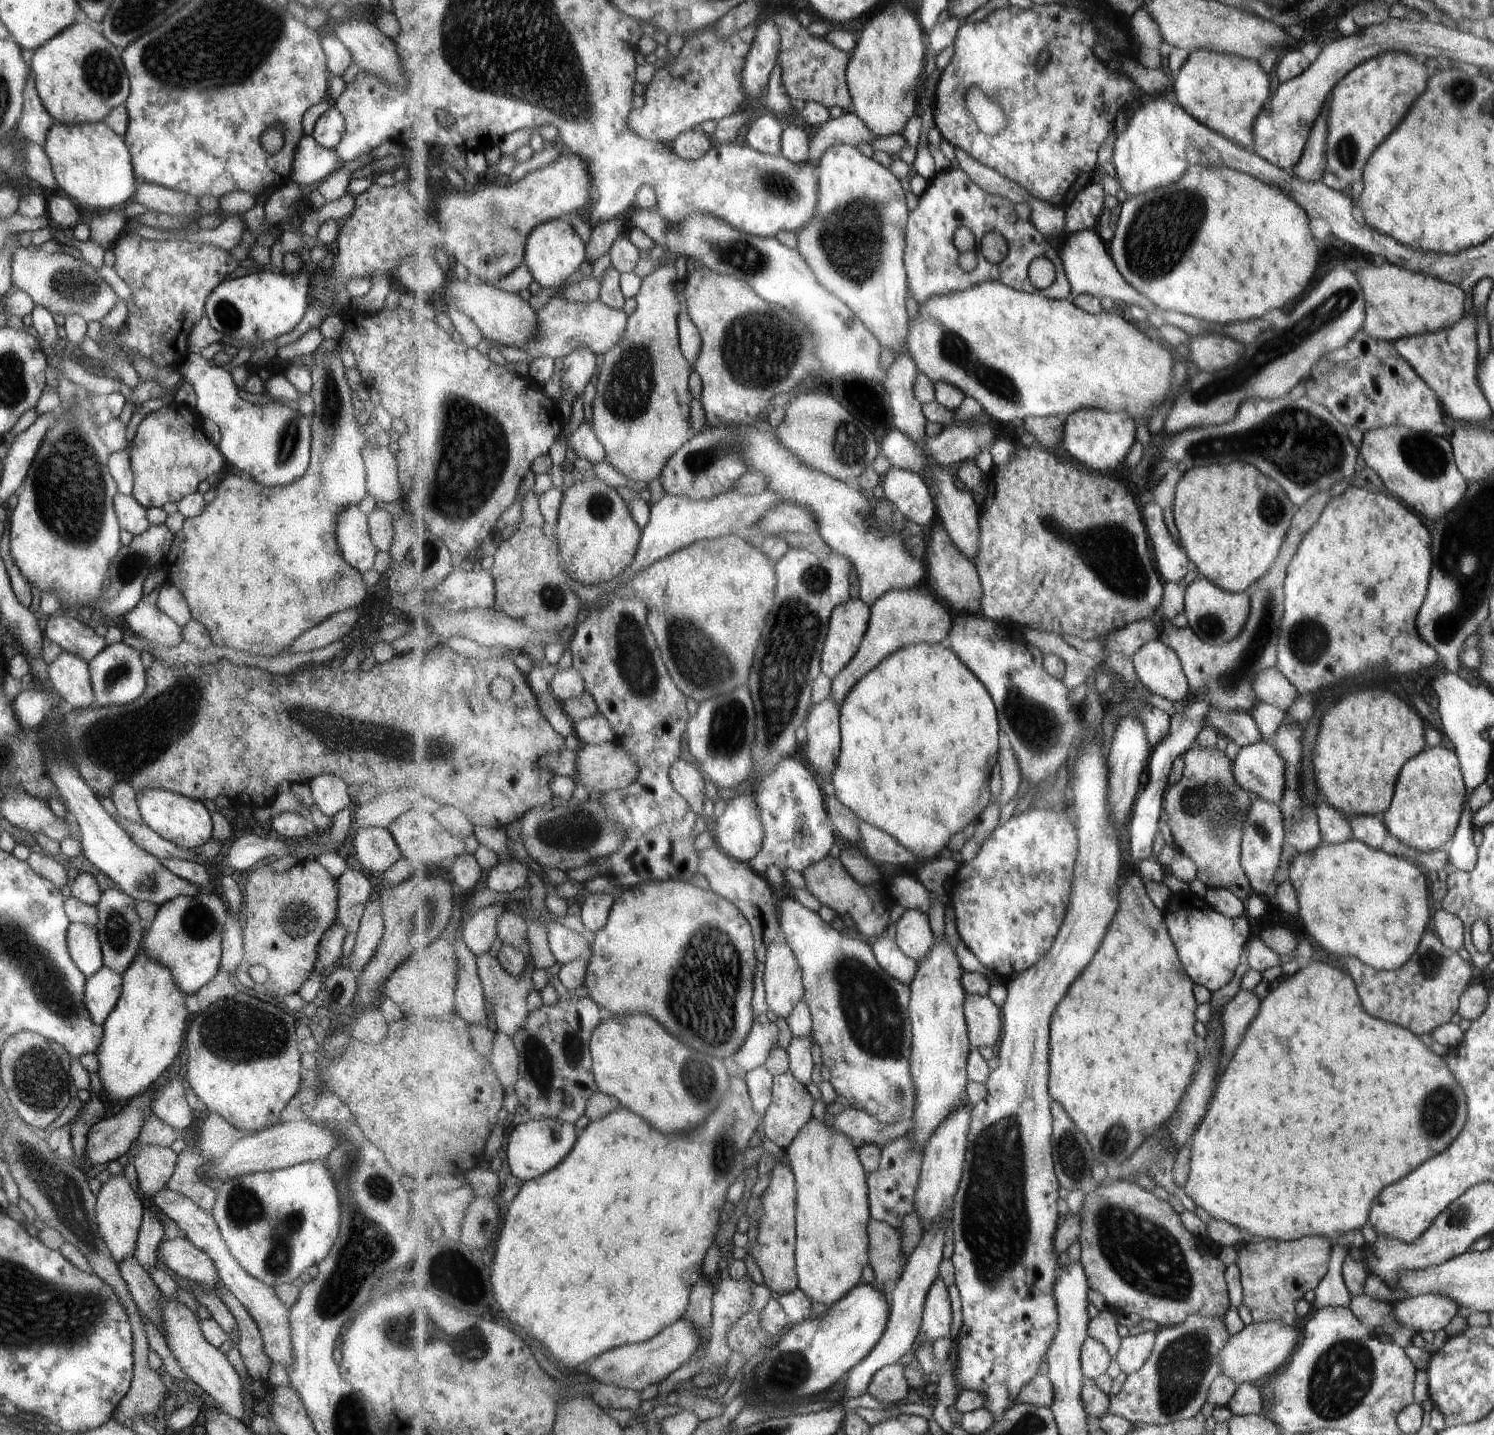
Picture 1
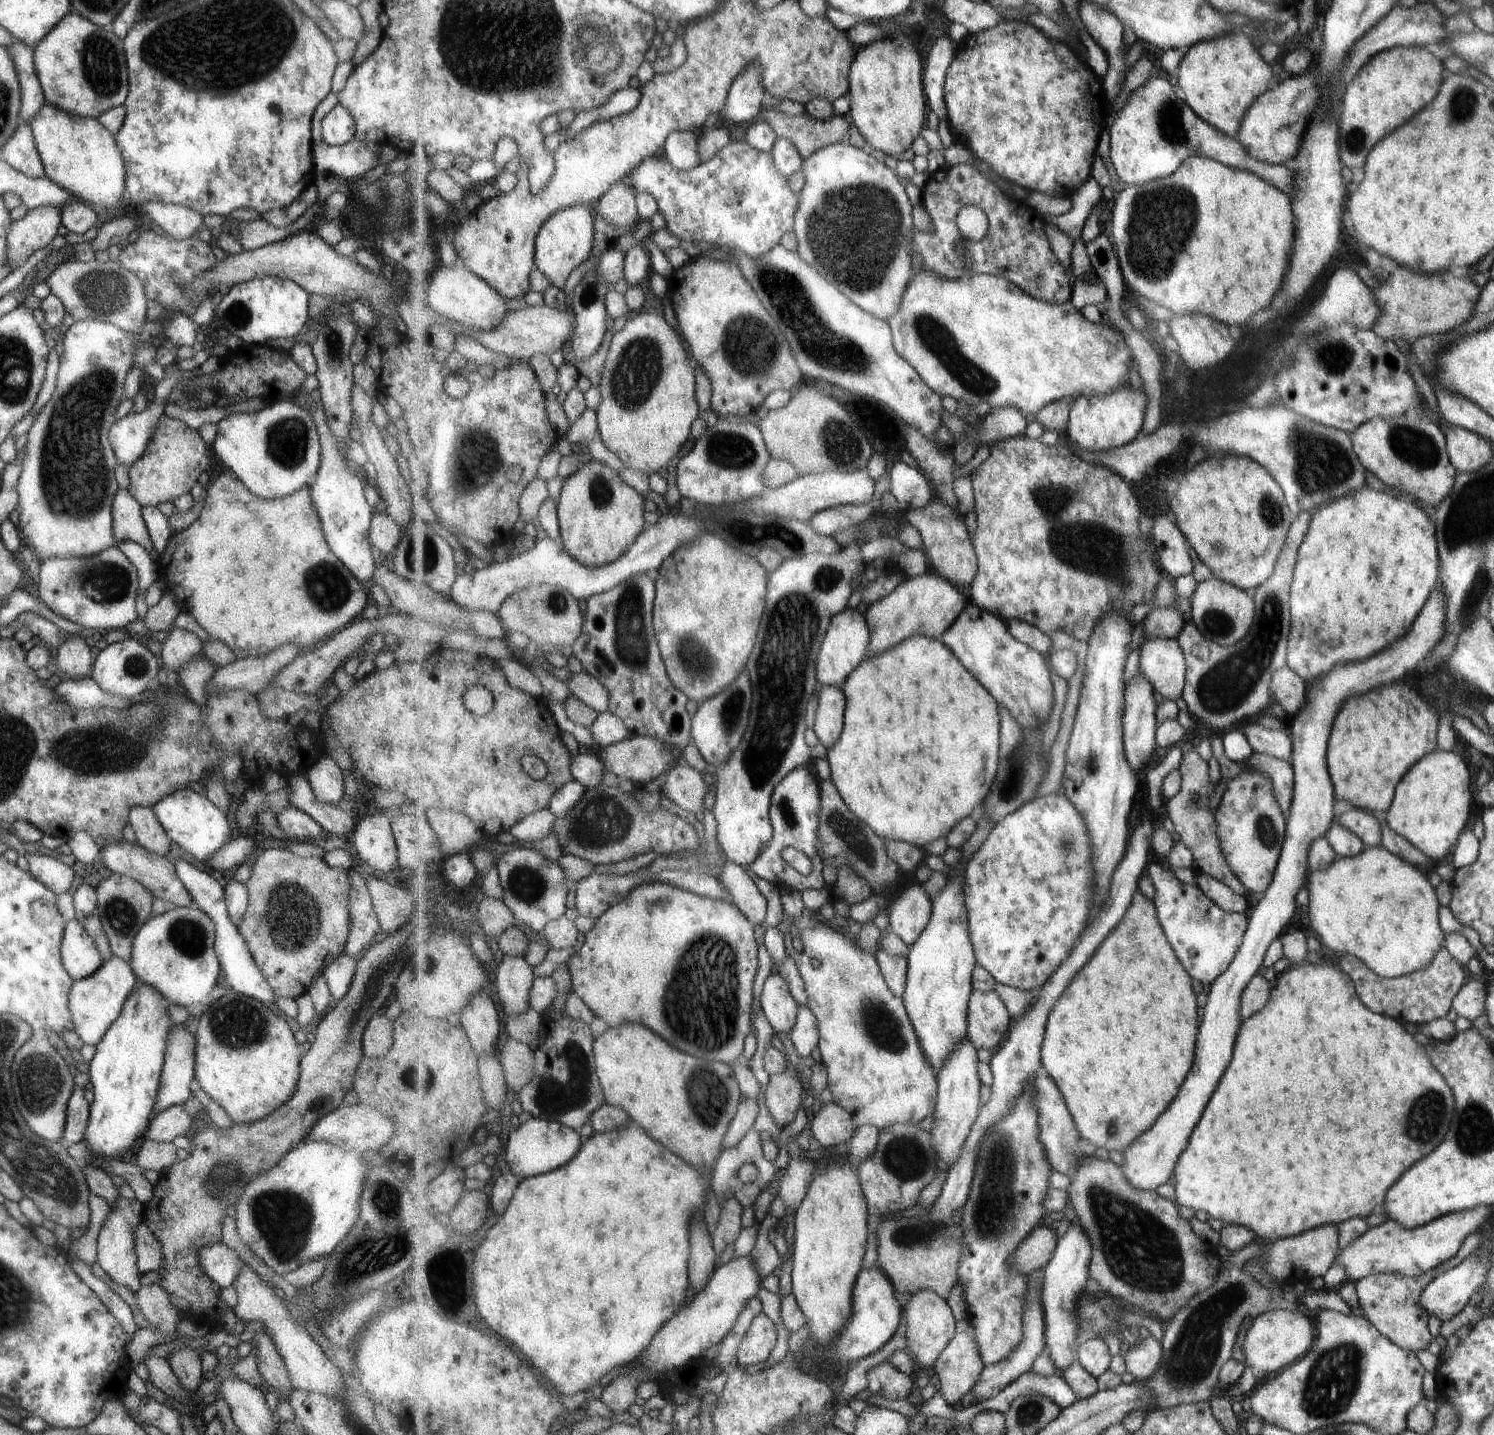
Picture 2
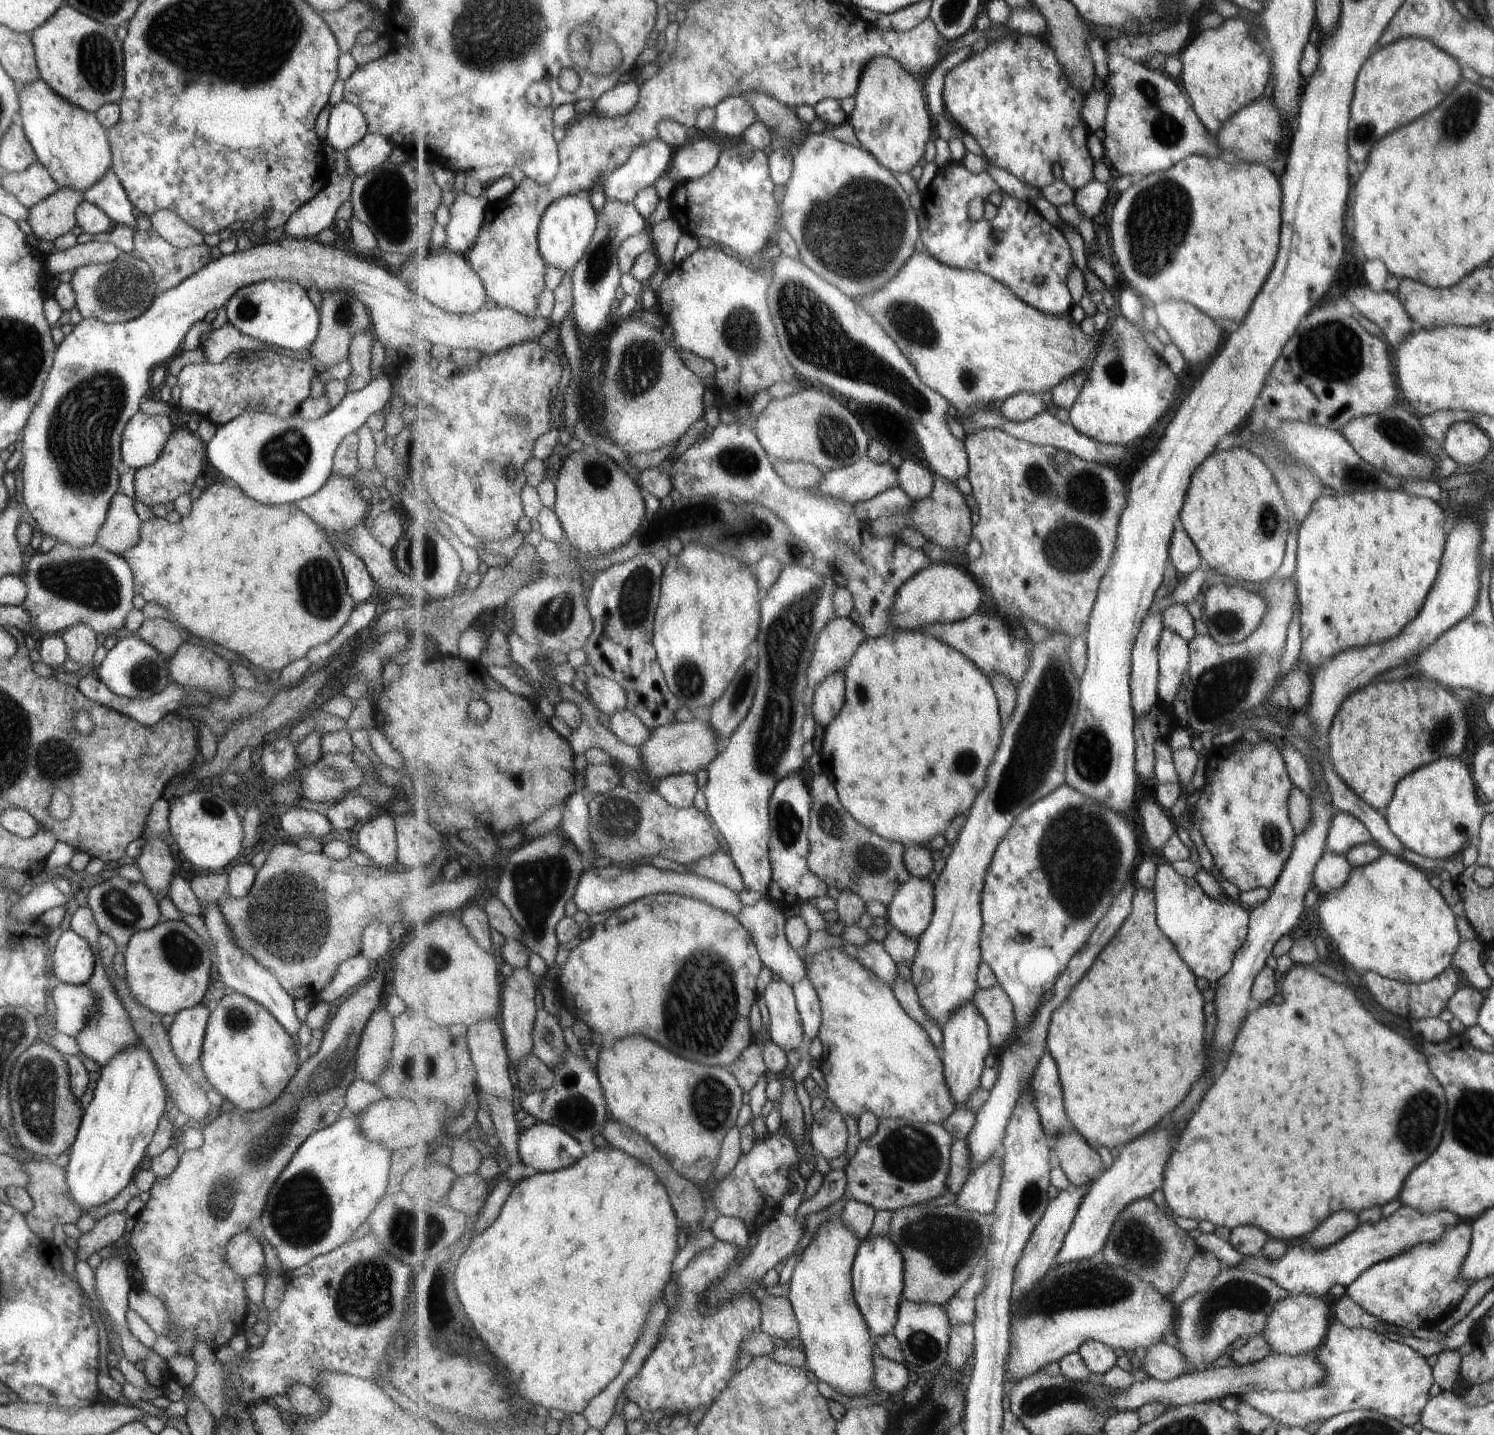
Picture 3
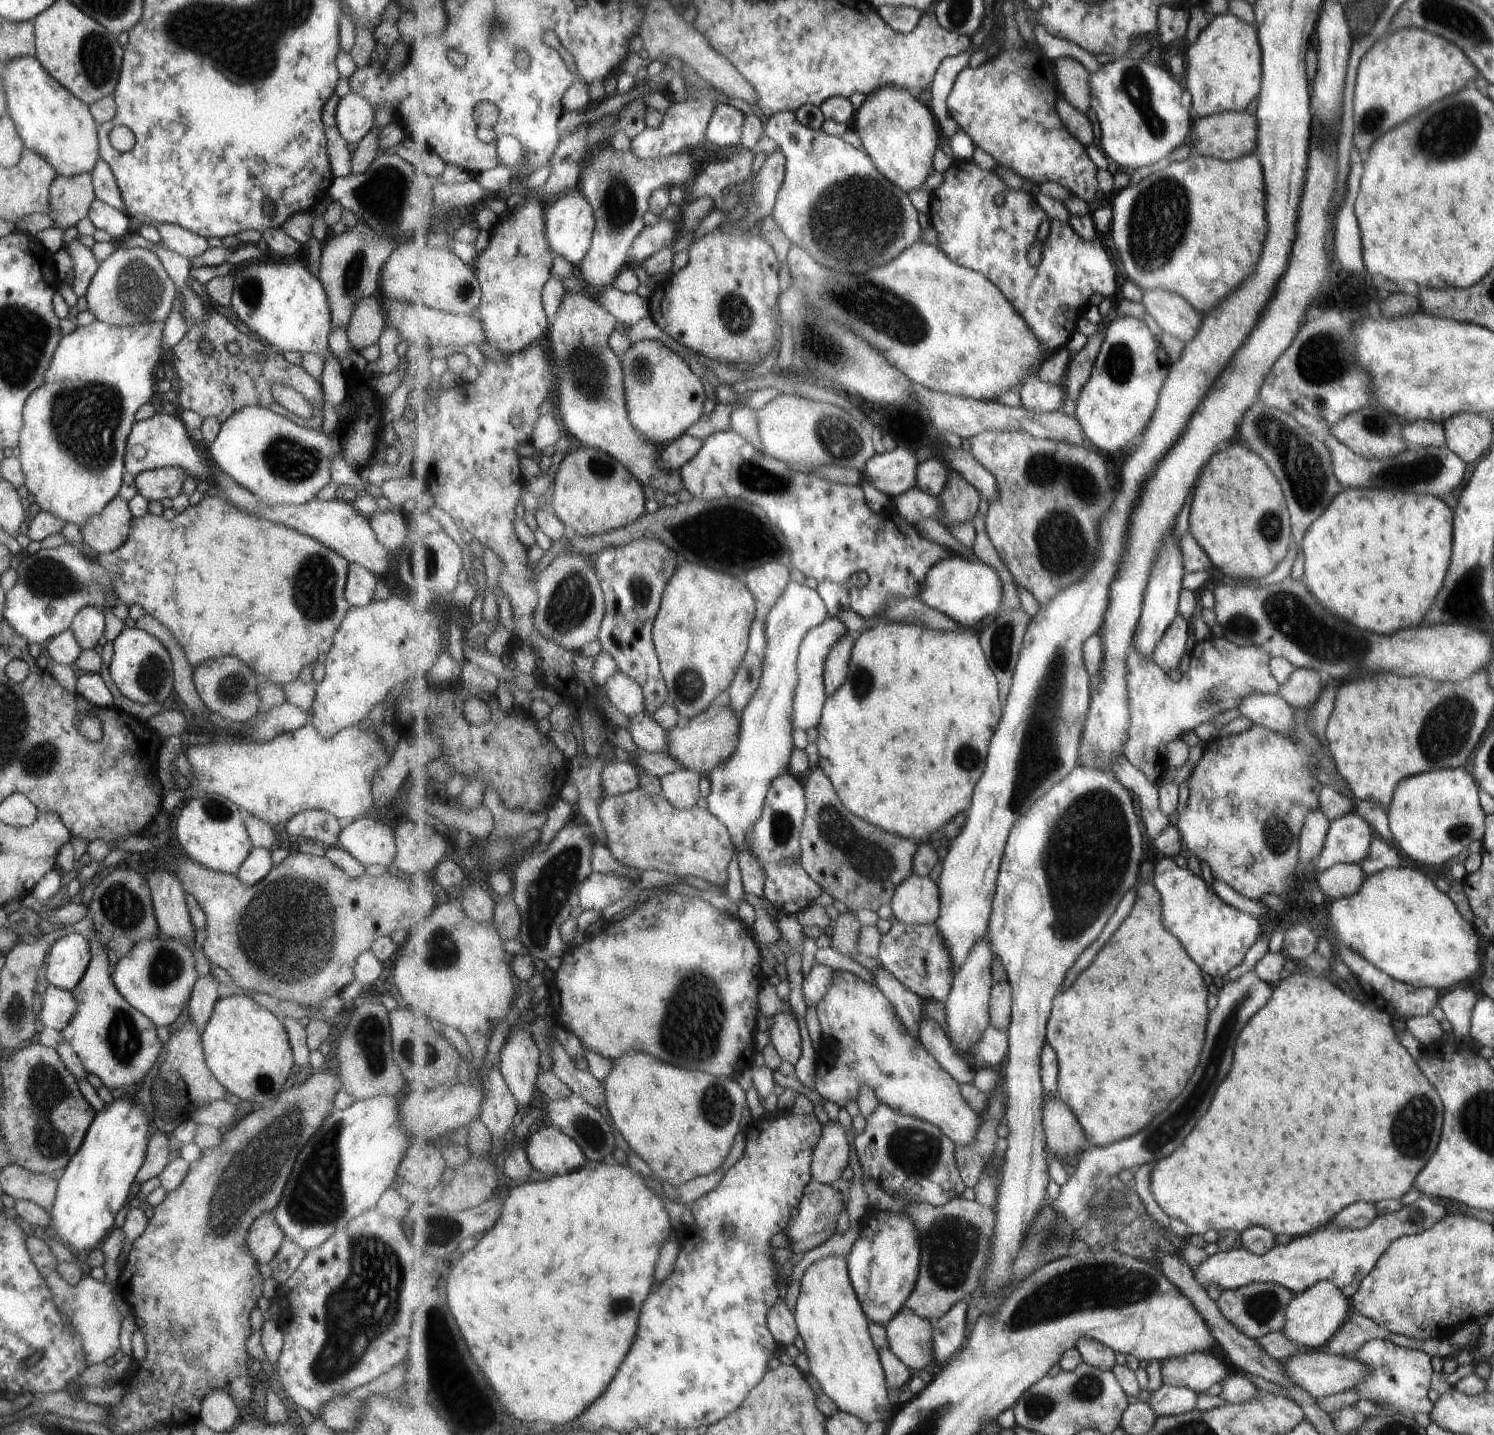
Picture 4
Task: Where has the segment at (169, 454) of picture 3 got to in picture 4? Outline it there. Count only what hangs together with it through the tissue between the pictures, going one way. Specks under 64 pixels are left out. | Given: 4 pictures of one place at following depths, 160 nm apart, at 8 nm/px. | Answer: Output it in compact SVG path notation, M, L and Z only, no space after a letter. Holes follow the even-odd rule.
M162 467L139 472L134 477L137 493L149 501L173 499L181 491L181 485L186 479L185 470L181 468Z

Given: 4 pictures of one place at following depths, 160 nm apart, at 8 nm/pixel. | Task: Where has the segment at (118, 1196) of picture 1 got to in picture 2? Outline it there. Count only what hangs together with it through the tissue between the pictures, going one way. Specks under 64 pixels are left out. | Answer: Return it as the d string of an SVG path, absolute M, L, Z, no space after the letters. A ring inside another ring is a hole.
M119 1195L115 1200L111 1212L103 1220L99 1234L97 1234L97 1254L95 1262L111 1281L119 1286L122 1284L134 1284L140 1278L135 1266L136 1256L133 1246L133 1226L141 1222L143 1206L137 1200L125 1200Z

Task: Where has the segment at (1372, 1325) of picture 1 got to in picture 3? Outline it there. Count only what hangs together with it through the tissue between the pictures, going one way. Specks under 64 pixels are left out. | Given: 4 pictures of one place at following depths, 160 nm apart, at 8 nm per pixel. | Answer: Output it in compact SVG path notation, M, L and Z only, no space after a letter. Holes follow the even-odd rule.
M1458 1221L1443 1230L1437 1242L1415 1244L1413 1248L1371 1266L1344 1288L1344 1294L1351 1302L1385 1324L1405 1328L1409 1332L1418 1328L1431 1329L1459 1304L1470 1287L1470 1283L1457 1274L1469 1250L1470 1230L1471 1221Z

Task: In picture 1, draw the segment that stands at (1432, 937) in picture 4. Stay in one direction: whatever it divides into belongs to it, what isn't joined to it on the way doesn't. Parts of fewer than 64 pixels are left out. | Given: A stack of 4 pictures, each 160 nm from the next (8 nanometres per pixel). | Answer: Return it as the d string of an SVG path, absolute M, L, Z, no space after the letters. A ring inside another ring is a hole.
M1355 838L1326 843L1319 841L1311 850L1299 853L1288 862L1287 878L1293 886L1305 932L1329 954L1353 957L1380 971L1399 968L1413 954L1429 920L1427 878L1417 866L1394 857L1382 849L1369 848Z

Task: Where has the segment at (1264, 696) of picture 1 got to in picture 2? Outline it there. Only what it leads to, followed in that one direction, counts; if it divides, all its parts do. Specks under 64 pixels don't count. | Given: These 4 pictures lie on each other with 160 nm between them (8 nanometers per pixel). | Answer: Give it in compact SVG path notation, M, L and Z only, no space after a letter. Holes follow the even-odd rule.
M1282 667L1271 674L1271 680L1269 680L1270 698L1289 719L1304 706L1306 690L1307 684L1303 683L1303 680L1289 668Z

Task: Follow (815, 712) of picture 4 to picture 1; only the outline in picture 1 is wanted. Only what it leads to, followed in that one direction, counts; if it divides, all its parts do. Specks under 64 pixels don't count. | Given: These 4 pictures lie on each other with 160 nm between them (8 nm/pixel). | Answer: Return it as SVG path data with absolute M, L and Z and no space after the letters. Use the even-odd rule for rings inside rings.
M849 599L832 612L828 640L824 644L822 672L831 680L856 657L868 632L872 607L864 600Z

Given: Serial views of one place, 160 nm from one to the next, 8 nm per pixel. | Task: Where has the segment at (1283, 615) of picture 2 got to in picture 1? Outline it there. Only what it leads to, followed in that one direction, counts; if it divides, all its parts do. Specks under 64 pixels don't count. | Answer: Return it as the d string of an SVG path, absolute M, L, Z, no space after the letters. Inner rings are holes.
M1329 489L1318 490L1300 507L1296 507L1275 561L1269 567L1267 574L1258 581L1259 590L1249 599L1251 608L1248 610L1247 620L1245 620L1239 636L1223 645L1214 647L1205 644L1205 641L1201 640L1190 626L1180 629L1169 621L1162 622L1164 631L1159 635L1157 641L1165 642L1166 645L1176 650L1190 684L1191 698L1195 698L1198 690L1205 686L1206 701L1210 704L1210 708L1215 707L1222 711L1249 712L1255 705L1256 699L1251 688L1252 678L1254 674L1273 667L1276 661L1276 642L1279 638L1279 621L1282 617L1282 584L1287 565L1295 554L1297 544L1301 542L1303 534L1313 526L1323 507L1328 504L1330 499L1328 491Z

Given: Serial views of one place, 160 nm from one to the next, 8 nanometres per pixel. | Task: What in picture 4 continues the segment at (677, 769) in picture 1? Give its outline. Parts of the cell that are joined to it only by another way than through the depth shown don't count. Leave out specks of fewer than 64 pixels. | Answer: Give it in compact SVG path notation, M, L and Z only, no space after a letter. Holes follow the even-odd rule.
M685 769L667 774L660 779L661 794L678 810L692 810L701 796L701 774Z

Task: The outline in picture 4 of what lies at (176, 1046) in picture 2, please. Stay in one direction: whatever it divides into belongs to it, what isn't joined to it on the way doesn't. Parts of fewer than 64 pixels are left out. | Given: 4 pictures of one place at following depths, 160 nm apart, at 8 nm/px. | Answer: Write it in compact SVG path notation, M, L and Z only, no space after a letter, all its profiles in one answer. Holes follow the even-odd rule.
M208 972L206 976L197 978L187 1002L189 1020L195 1024L197 1032L202 1033L211 1015L215 1002L219 999L217 993L219 982Z

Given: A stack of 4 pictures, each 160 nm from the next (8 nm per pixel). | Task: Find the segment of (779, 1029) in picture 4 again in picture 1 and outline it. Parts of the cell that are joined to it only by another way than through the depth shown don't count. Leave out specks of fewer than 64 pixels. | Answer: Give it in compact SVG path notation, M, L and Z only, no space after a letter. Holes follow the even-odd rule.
M783 938L769 945L767 956L763 975L765 1001L769 1010L786 1020L804 1000L804 968Z

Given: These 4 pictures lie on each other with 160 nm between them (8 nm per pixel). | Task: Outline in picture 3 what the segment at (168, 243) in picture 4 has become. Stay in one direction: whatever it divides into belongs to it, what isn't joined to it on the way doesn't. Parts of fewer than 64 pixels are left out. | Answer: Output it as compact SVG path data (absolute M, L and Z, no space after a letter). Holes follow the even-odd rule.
M159 209L148 218L151 229L175 248L184 249L203 243L202 234L172 210Z

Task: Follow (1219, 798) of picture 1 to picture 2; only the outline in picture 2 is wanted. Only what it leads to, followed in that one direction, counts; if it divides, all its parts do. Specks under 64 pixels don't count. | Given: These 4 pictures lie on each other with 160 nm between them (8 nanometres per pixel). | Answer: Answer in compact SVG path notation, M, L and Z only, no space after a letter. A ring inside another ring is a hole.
M1194 749L1183 754L1183 758L1178 768L1181 772L1182 790L1173 798L1166 802L1168 818L1173 822L1176 832L1179 834L1180 841L1191 850L1197 866L1196 871L1215 878L1221 884L1225 884L1231 892L1246 898L1249 893L1243 884L1229 870L1216 837L1216 822L1213 822L1213 812L1209 812L1207 802L1211 802L1211 794L1216 789L1209 784L1208 766L1205 760L1197 754Z

